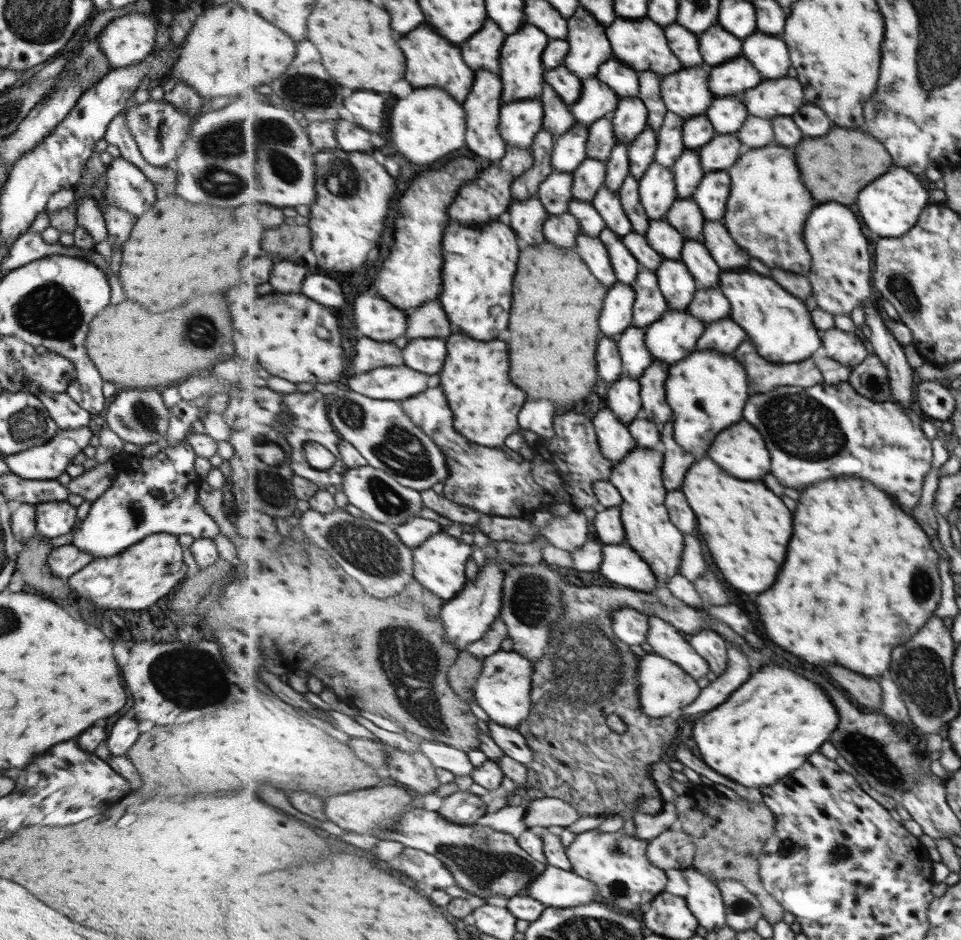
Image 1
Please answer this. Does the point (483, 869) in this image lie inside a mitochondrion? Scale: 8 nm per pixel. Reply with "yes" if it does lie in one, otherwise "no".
yes

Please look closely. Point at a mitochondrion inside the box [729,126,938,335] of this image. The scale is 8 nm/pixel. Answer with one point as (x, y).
(901, 286)

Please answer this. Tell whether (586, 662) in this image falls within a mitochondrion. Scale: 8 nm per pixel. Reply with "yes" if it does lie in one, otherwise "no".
yes

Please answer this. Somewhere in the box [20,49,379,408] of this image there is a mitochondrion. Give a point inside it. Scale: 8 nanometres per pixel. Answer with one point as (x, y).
(271, 141)

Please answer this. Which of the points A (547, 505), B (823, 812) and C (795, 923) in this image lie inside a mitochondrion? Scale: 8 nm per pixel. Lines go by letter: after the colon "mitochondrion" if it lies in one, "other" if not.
A: other
B: other
C: other

